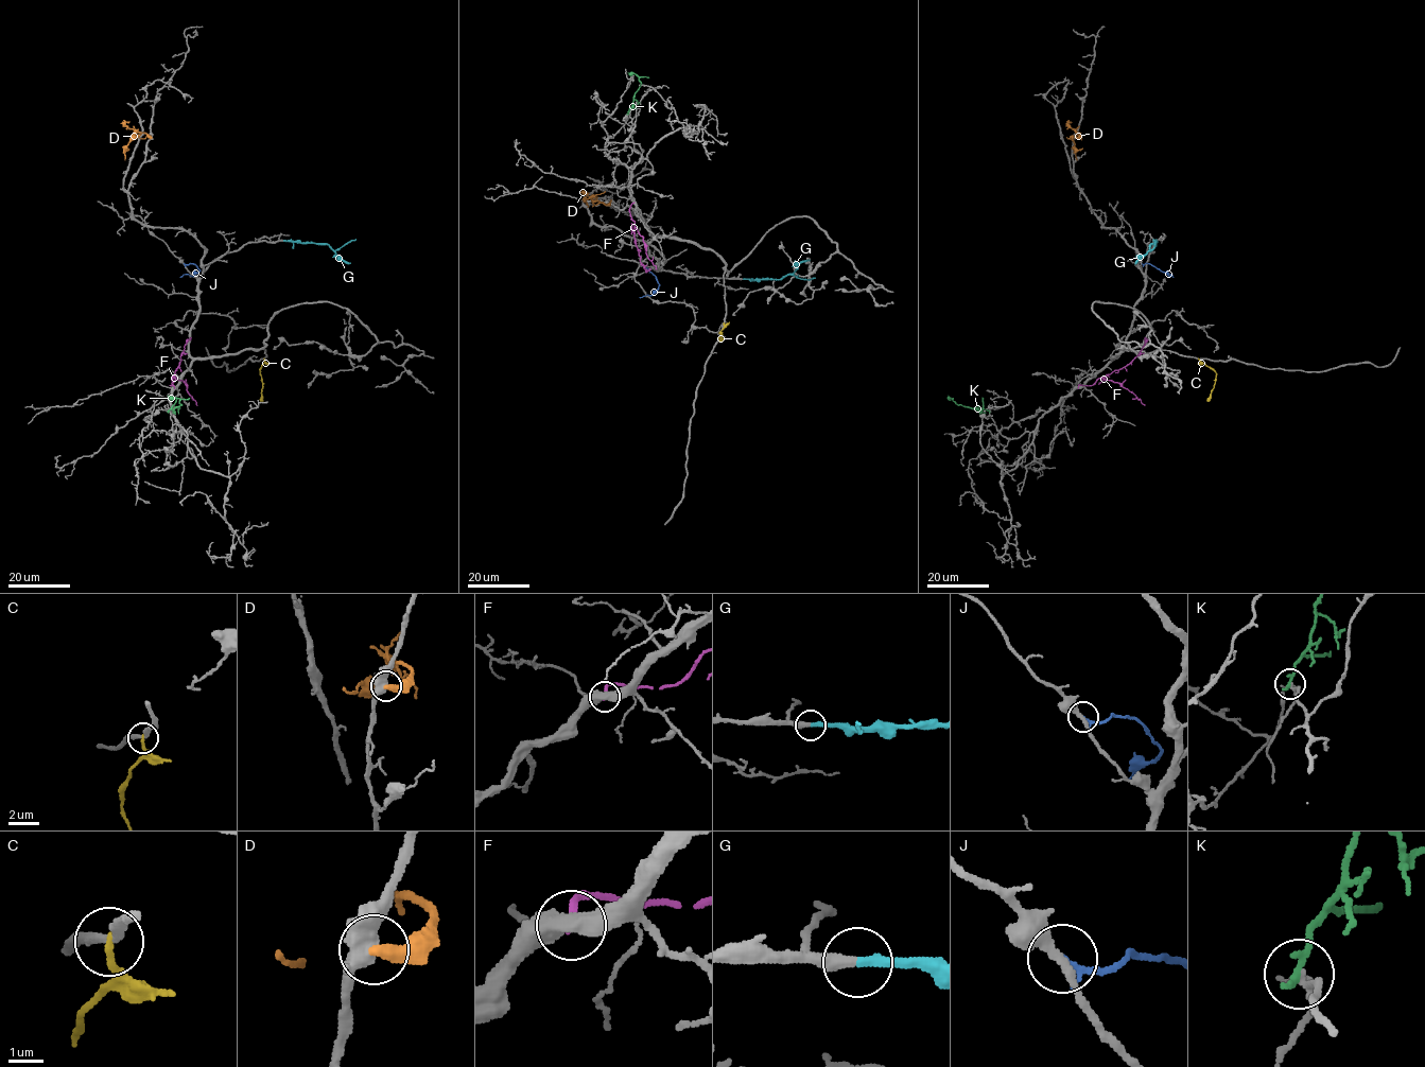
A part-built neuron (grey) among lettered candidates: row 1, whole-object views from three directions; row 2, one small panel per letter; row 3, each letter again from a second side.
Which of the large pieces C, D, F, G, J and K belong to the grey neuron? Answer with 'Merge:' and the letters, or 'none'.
Merge: G, J

